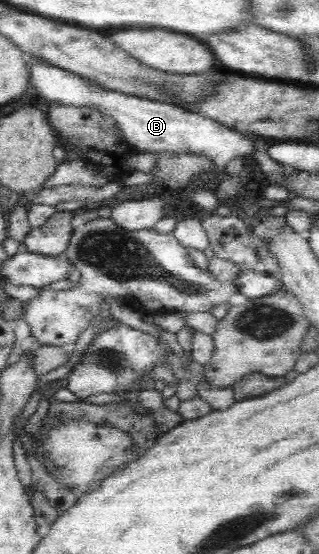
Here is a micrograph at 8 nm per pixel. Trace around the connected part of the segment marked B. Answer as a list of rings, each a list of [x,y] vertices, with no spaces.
[[[27,55],[25,58],[27,67],[29,67],[30,83],[39,98],[65,106],[93,107],[101,111],[120,127],[122,138],[129,145],[132,144],[141,151],[173,154],[195,153],[209,156],[217,166],[225,166],[229,160],[234,160],[239,156],[249,156],[255,152],[255,146],[249,138],[218,125],[211,119],[185,111],[181,107],[175,107],[169,102],[157,102],[104,88],[81,75],[43,62],[35,56]]]

